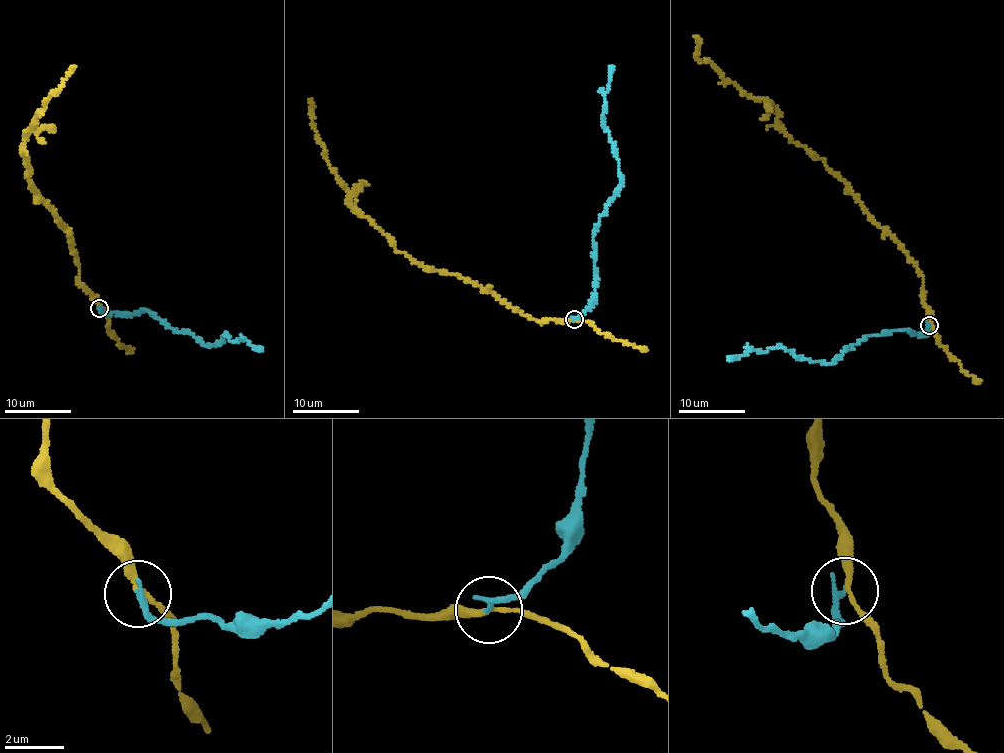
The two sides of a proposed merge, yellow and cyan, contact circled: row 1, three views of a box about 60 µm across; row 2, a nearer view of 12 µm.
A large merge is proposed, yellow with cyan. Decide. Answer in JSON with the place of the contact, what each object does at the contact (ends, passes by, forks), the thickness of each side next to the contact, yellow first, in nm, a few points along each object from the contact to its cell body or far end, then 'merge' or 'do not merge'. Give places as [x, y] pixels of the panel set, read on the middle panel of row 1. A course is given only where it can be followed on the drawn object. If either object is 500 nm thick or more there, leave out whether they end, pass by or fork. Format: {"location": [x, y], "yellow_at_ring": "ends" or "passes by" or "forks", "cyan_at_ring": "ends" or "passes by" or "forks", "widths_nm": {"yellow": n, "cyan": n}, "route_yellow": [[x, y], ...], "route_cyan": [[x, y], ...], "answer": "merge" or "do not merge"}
{"location": [574, 319], "yellow_at_ring": "passes by", "cyan_at_ring": "ends", "widths_nm": {"yellow": 200, "cyan": 240}, "route_yellow": [[573, 320], [536, 320], [396, 249], [350, 206], [314, 130], [310, 99]], "route_cyan": [[573, 320], [590, 306], [597, 276], [596, 224], [621, 185], [617, 149], [604, 126], [608, 67]], "answer": "do not merge"}

